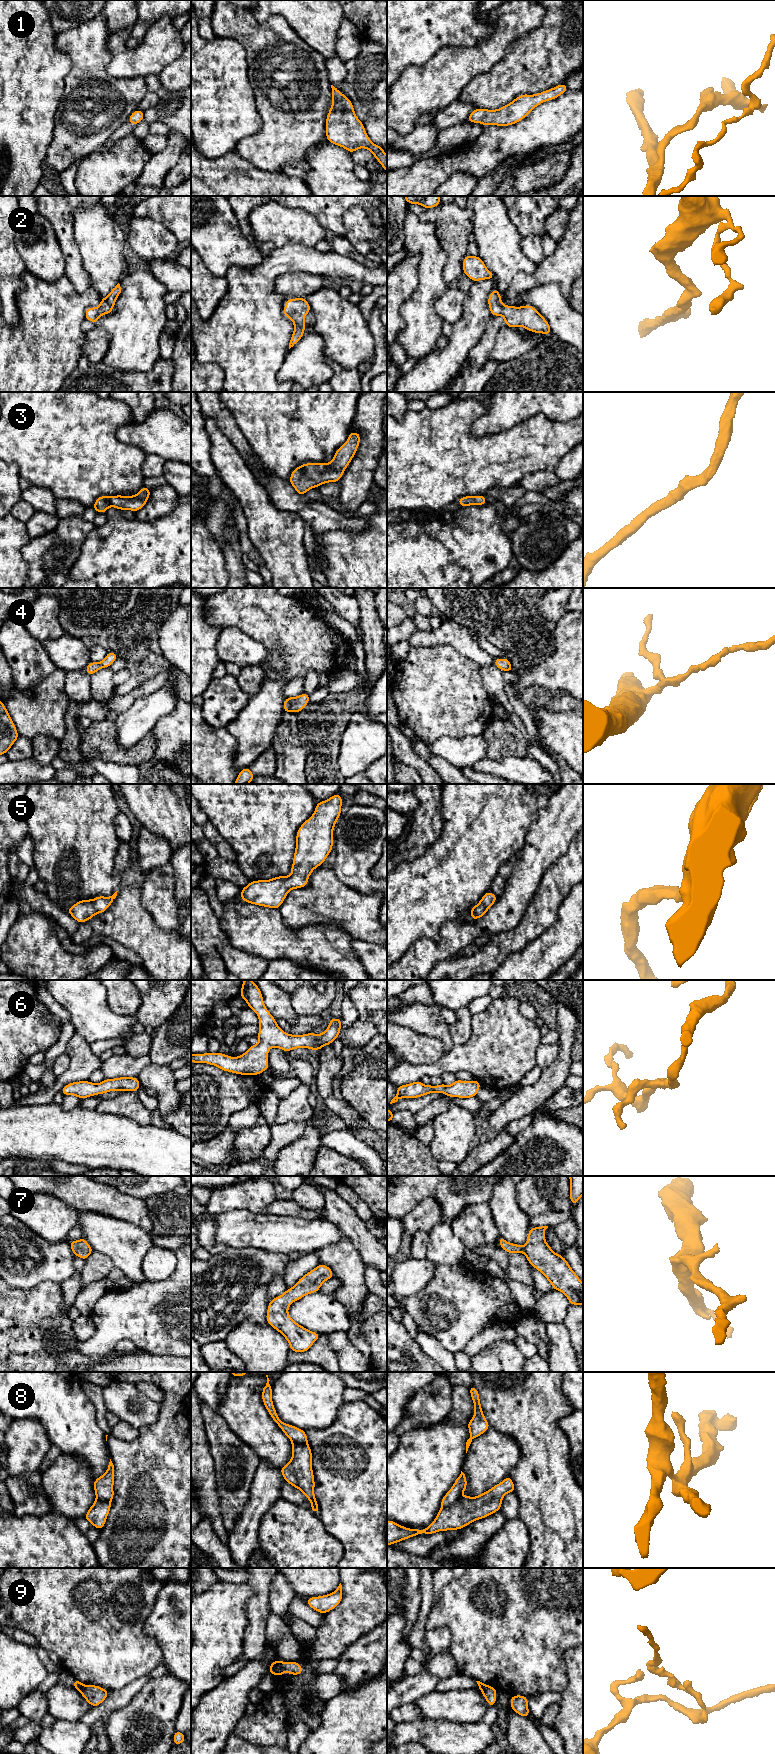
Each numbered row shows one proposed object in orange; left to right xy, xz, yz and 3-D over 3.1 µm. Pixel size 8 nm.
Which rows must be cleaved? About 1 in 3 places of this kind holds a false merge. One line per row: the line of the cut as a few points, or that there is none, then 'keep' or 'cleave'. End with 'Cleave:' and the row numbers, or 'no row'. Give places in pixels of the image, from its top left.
1: no cut; keep
2: no cut; keep
3: no cut; keep
4: no cut; keep
5: no cut; keep
6: no cut; keep
7: no cut; keep
8: cut in yz along (460, 1496), (451, 1504), (441, 1507); cleave
9: cut in xz along (279, 1661), (273, 1674); cleave
Cleave: 8, 9

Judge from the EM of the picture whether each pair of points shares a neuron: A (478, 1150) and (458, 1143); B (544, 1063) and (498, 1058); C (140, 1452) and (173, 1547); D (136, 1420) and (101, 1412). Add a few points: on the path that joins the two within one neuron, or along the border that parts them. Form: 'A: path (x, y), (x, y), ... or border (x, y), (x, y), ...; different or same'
A: border (475, 1143), (469, 1154), (457, 1165); different
B: border (541, 1043), (536, 1051), (536, 1065); different
C: path (164, 1476), (173, 1485), (173, 1523); same
D: border (101, 1388), (104, 1405), (108, 1411); different

